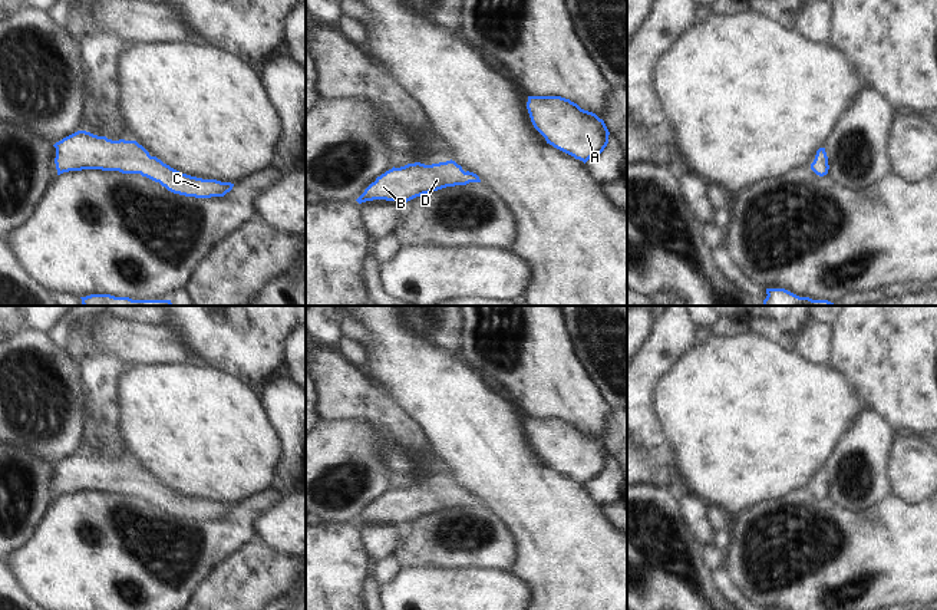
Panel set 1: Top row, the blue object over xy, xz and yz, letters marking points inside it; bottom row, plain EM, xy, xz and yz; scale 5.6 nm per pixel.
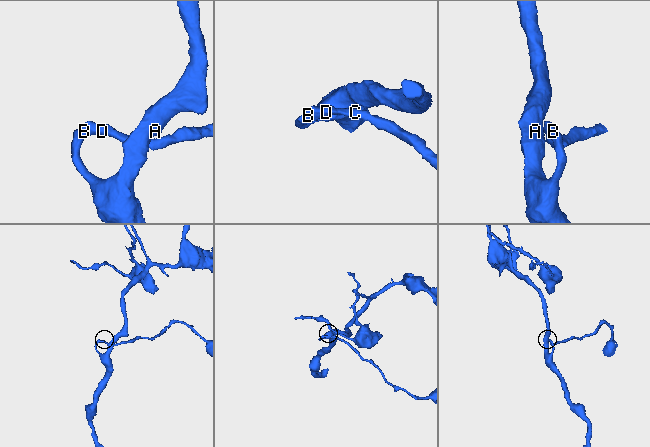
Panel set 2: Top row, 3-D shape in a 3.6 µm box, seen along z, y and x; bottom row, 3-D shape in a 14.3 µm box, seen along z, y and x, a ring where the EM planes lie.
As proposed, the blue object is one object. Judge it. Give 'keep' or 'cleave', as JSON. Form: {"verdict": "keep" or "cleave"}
{"verdict": "keep"}

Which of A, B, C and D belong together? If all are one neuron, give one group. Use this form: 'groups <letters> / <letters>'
groups A B C D

